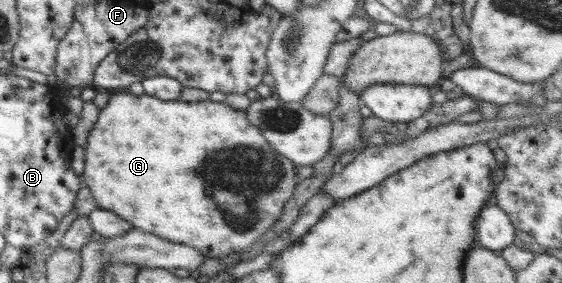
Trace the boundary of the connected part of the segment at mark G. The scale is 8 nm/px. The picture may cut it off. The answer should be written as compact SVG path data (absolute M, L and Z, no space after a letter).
M125 91L113 95L107 102L106 107L100 110L98 120L87 137L82 156L84 157L84 161L82 161L84 173L81 176L81 186L89 187L91 194L96 199L98 208L119 215L132 228L191 247L199 251L203 258L222 259L228 255L235 257L251 250L252 246L266 236L265 233L283 215L285 203L293 196L295 187L299 182L295 164L285 155L277 152L265 140L257 126L249 124L245 110L237 110L224 102L215 102L210 99L198 102L184 102L181 99L161 101L161 99L147 94L137 96Z

